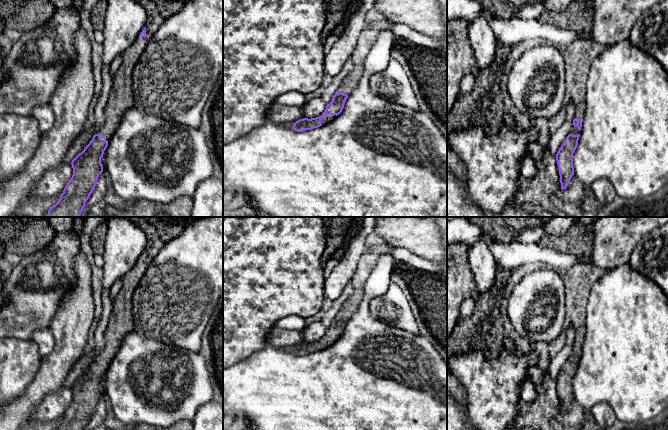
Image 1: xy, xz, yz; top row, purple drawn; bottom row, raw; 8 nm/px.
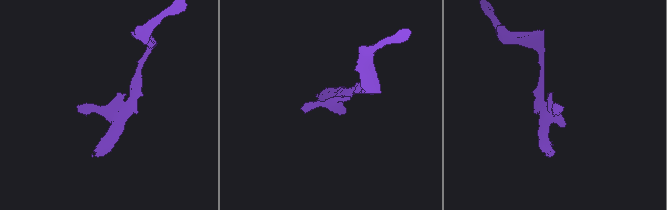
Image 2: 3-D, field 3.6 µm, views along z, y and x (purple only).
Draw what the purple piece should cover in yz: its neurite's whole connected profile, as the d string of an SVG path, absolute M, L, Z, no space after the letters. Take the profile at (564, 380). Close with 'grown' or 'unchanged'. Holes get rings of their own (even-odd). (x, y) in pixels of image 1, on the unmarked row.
M580 326L576 329L574 344L570 358L566 361L564 367L556 378L558 388L561 413L565 413L572 400L574 399L573 378L578 370L583 342L585 339L586 326Z | grown

